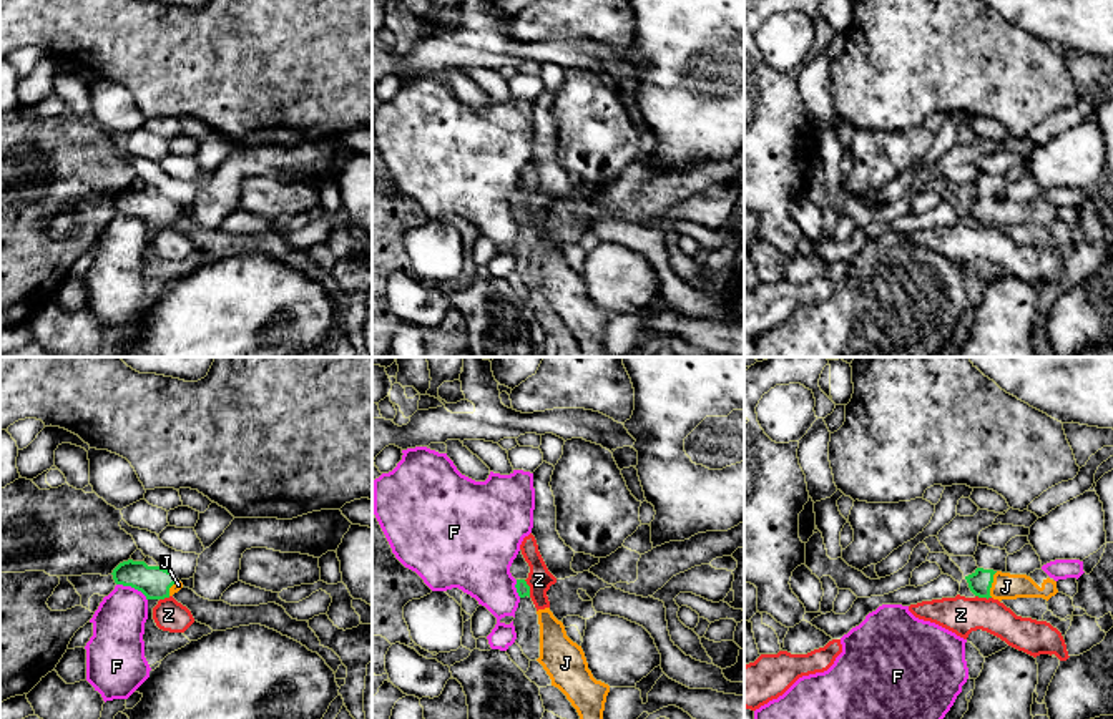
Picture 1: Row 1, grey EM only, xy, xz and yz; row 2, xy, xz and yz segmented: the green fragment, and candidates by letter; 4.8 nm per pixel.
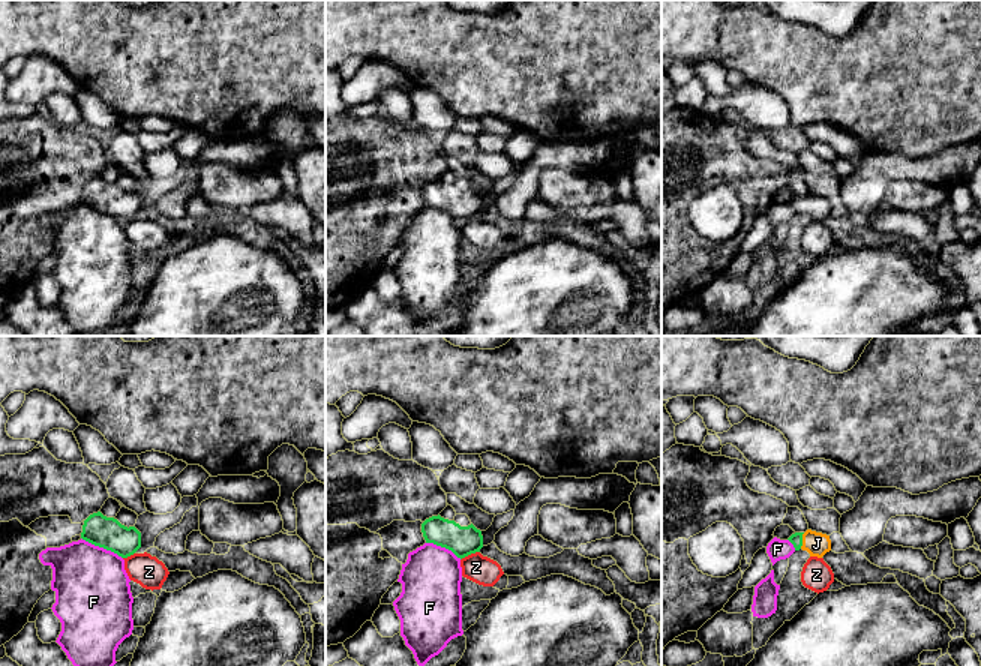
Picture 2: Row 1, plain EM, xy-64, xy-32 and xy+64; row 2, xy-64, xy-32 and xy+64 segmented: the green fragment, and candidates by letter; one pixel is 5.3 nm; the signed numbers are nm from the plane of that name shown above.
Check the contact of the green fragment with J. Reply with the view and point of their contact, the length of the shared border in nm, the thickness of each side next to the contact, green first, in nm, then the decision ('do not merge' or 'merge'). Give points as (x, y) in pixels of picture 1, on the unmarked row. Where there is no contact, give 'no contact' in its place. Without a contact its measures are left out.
meets green in yz at (990, 213); contact 130 nm long; 110 nm thick on the green side, 130 nm on the other; merge

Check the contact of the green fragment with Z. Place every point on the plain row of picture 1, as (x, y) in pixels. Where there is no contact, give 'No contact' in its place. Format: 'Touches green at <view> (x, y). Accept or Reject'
Touches green at xz (529, 216). Reject

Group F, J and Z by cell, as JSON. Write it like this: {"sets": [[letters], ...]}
{"sets": [["F"], ["J"], ["Z"]]}

